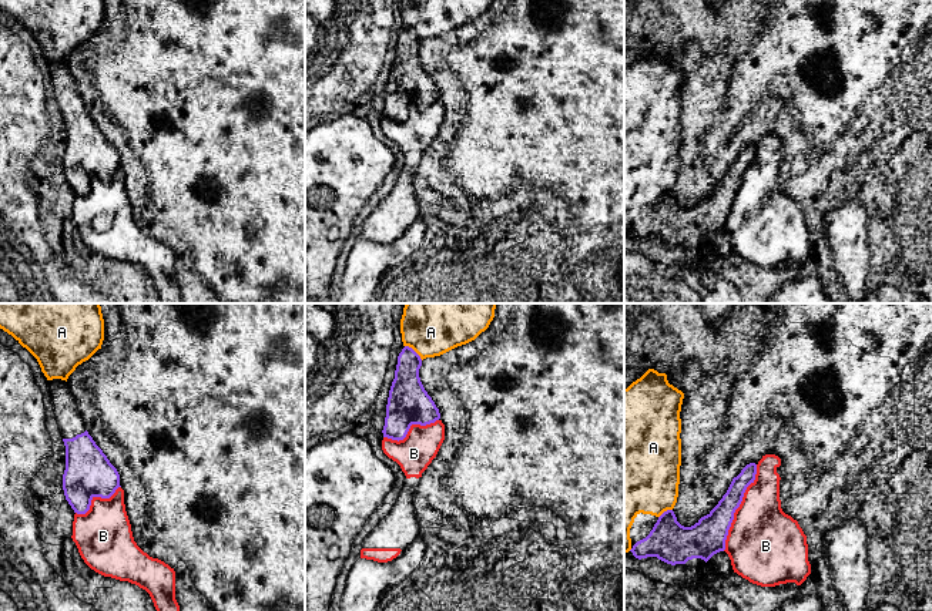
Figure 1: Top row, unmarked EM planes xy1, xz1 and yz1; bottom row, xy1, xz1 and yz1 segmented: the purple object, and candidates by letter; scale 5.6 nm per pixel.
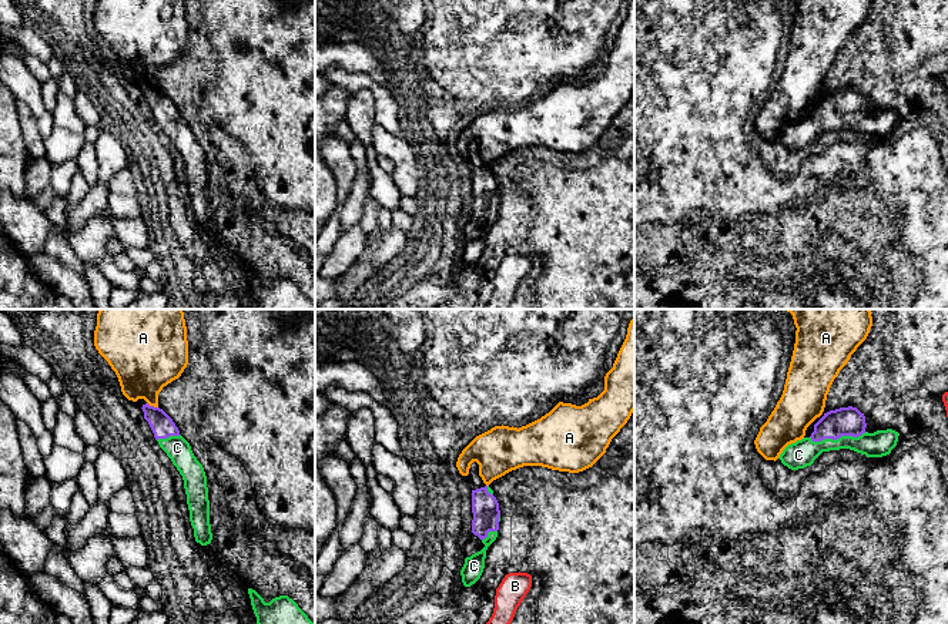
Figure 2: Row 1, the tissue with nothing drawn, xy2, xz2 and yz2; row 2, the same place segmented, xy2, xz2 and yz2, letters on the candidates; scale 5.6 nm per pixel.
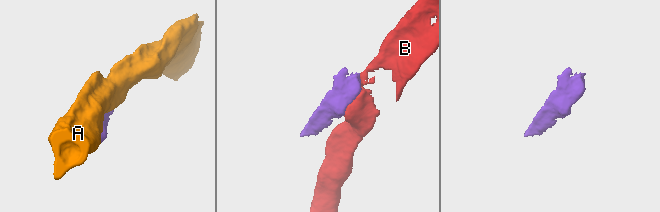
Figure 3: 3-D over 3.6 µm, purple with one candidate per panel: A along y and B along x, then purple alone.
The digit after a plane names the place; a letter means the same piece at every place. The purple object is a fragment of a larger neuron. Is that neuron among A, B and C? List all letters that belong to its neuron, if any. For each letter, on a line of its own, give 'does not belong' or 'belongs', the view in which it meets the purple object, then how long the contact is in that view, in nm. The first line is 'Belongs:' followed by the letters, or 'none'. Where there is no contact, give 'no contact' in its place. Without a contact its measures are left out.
Belongs: C
A: does not belong; meets purple in xz1; contact 130 nm long
B: does not belong; meets purple in yz1; contact 500 nm long
C: belongs; meets purple in yz2; contact 320 nm long

